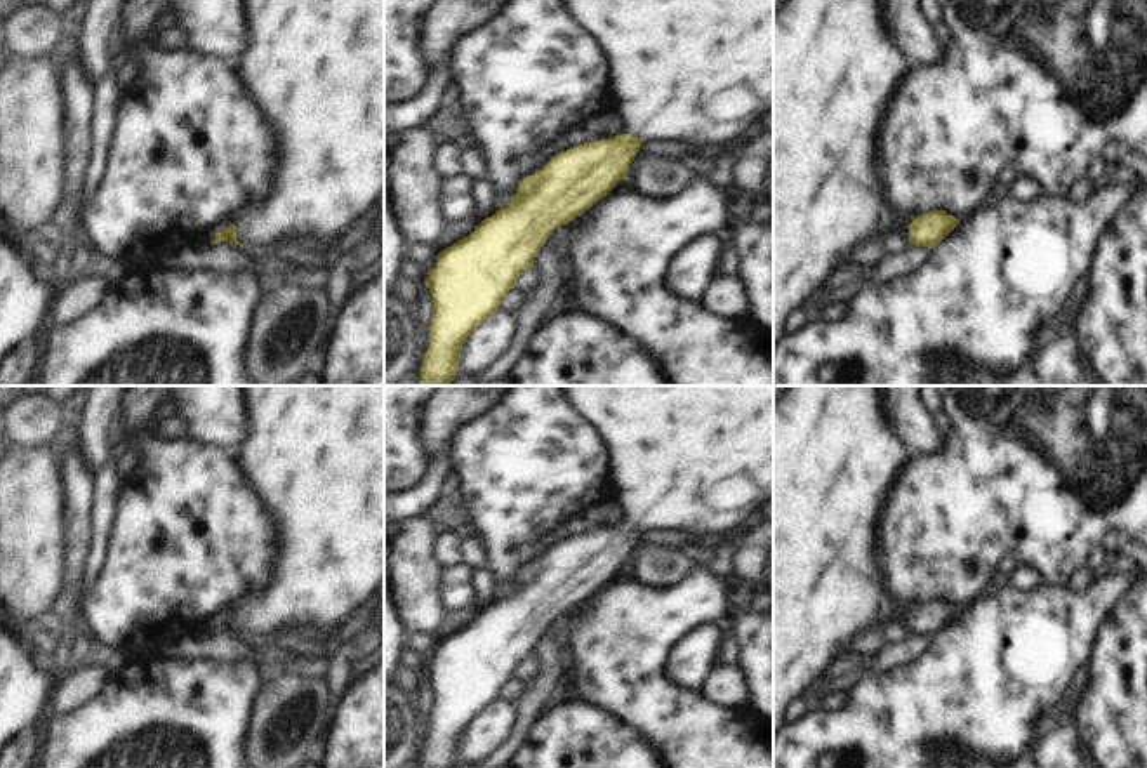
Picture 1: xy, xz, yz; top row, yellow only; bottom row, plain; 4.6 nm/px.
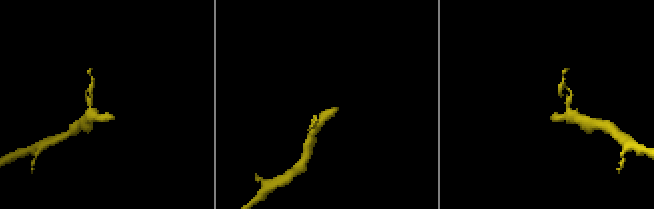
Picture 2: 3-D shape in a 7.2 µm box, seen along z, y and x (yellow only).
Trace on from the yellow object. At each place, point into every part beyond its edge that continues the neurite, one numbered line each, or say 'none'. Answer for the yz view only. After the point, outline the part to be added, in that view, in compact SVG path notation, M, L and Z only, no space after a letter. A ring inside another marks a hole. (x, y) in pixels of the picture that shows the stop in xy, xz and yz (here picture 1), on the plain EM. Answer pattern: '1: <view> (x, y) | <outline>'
1: yz (836, 456) | M786 386L773 403L773 737L786 725L789 705L831 665L839 652L869 629L909 631L909 613L900 612L885 591L876 568L874 523L893 481L905 469L909 450L890 424L883 386Z

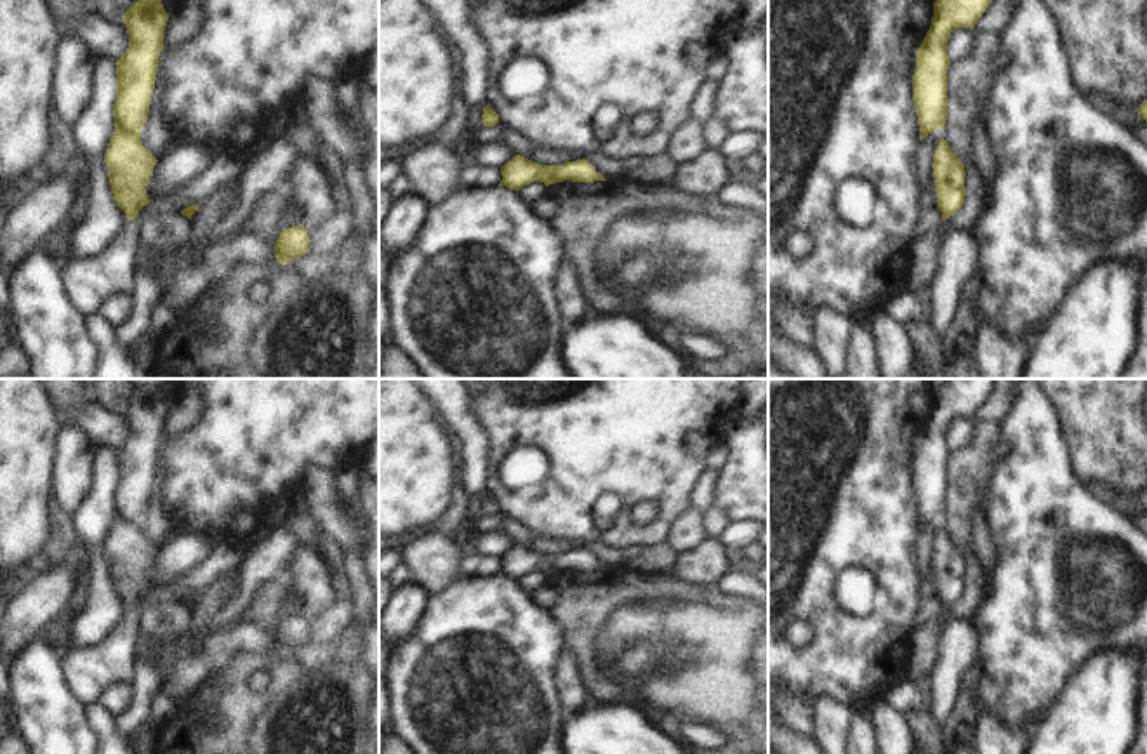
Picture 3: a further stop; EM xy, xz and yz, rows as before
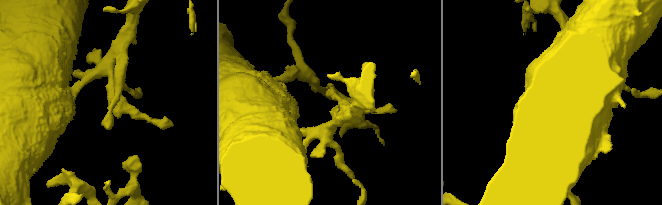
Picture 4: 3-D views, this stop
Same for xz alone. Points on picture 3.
none

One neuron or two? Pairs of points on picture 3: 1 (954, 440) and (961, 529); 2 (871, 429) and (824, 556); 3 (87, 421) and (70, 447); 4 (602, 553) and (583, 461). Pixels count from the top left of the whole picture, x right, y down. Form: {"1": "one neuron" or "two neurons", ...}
{"1": "two neurons", "2": "one neuron", "3": "two neurons", "4": "two neurons"}

